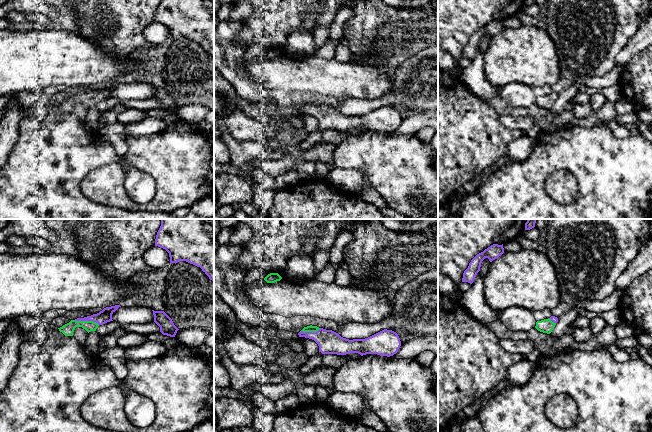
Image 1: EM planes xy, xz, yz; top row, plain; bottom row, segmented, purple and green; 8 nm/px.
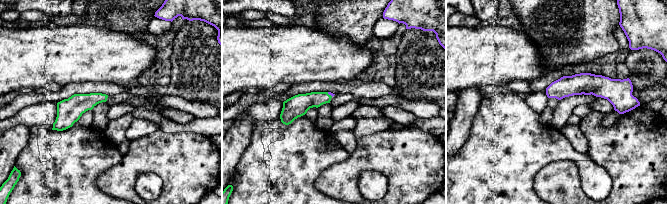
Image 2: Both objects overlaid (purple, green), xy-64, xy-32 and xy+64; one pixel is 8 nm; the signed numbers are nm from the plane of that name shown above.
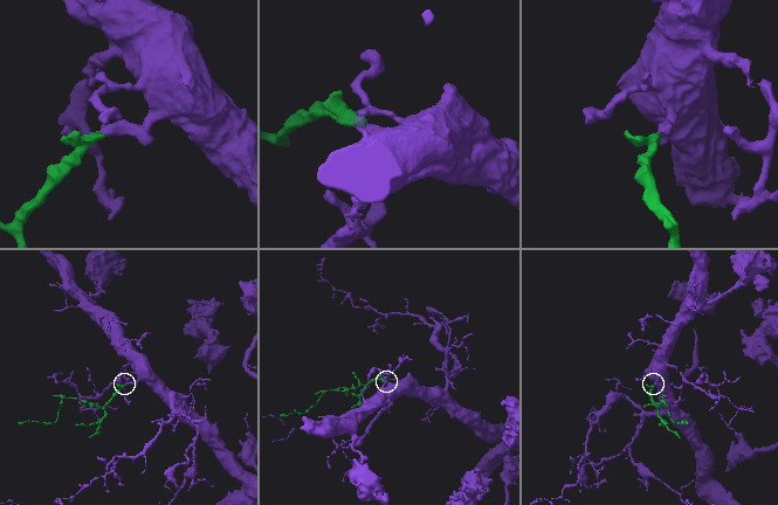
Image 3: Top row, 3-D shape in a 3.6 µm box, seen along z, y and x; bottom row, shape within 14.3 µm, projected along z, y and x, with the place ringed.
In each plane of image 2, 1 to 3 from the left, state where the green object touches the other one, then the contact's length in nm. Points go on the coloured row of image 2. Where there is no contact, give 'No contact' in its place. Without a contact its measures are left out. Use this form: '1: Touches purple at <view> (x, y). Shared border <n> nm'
1: No contact
2: Touches purple at xy-32 (330, 94). Shared border 60 nm
3: No contact

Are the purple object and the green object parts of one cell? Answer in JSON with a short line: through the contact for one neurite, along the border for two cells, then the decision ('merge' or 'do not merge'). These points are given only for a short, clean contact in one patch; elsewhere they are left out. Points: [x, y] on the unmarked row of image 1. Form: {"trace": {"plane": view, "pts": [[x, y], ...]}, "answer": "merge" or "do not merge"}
{"trace": {"plane": "xy", "pts": [[104, 92], [95, 96], [87, 96], [74, 99], [67, 105]]}, "answer": "merge"}

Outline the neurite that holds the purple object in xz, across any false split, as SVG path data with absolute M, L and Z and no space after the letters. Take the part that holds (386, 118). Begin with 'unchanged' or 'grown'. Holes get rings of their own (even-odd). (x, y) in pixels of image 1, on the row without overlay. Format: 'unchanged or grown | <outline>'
grown | M310 101L304 103L298 111L314 116L322 130L346 131L358 129L361 132L377 130L390 133L396 130L401 122L398 110L387 105L365 115L349 116L332 106Z

